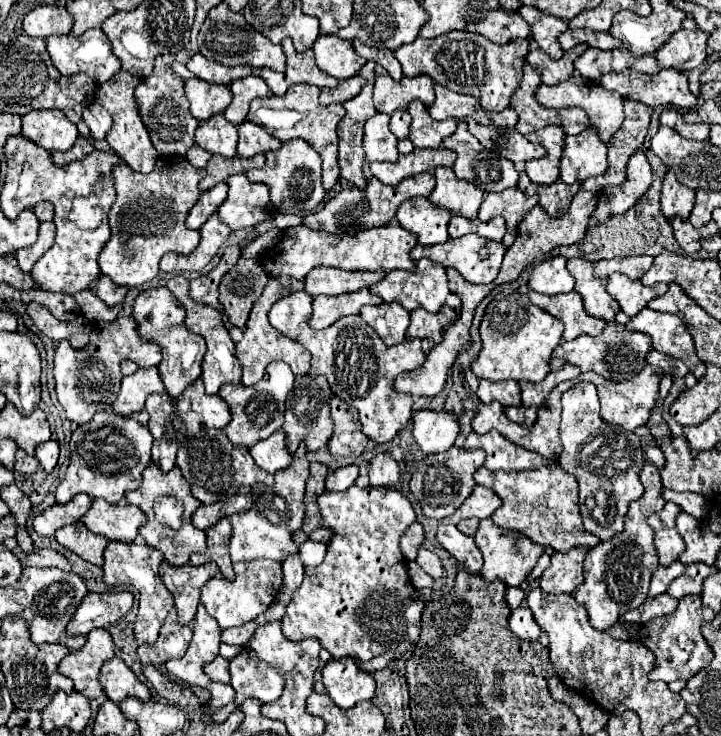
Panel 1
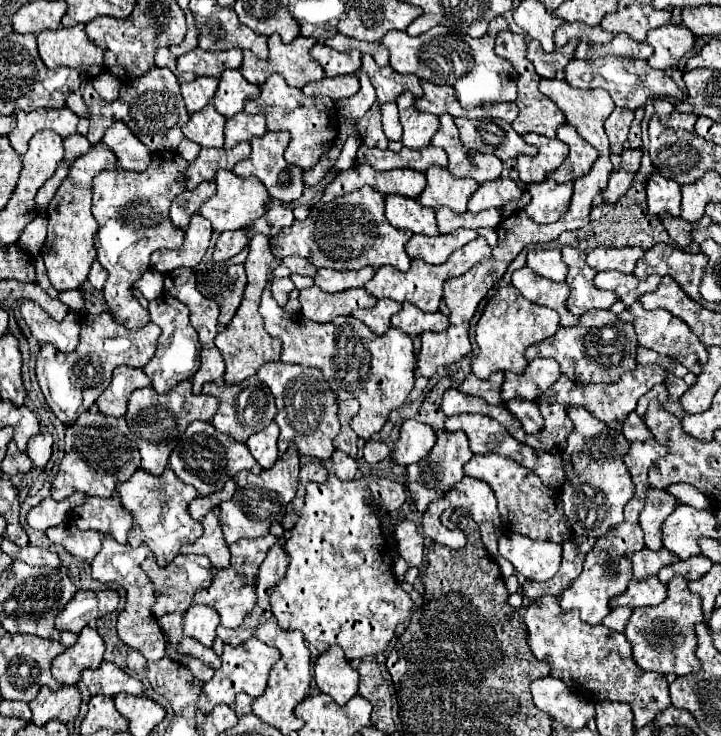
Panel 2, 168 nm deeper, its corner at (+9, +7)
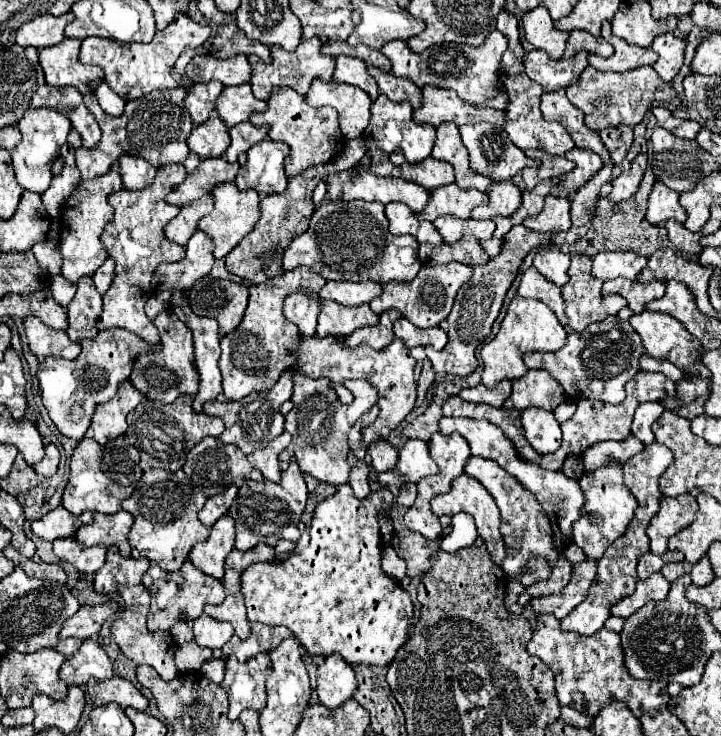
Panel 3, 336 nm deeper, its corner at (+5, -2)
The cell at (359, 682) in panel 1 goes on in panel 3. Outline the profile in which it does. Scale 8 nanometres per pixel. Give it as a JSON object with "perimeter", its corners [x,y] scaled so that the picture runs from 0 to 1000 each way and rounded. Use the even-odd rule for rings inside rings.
{"perimeter":[[[456,890],[440,906],[440,942],[451,961],[470,961],[492,939],[492,914],[470,890]]]}

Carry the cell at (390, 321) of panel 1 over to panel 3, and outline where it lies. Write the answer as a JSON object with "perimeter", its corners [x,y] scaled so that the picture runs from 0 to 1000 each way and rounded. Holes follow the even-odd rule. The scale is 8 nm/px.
{"perimeter":[[[540,420],[526,431],[526,439],[509,447],[495,447],[492,452],[481,455],[476,461],[479,471],[495,471],[495,469],[512,469],[517,474],[534,474],[545,463],[545,439],[556,431],[551,420]]]}

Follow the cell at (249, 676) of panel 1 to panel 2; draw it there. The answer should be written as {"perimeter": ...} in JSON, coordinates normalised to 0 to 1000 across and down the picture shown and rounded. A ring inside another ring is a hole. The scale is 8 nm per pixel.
{"perimeter":[[[345,867],[343,872],[337,872],[331,878],[312,875],[309,889],[307,889],[309,902],[307,902],[304,913],[298,913],[298,918],[282,929],[282,938],[273,951],[273,962],[279,967],[293,967],[301,957],[323,957],[326,943],[331,943],[331,940],[343,940],[348,948],[356,948],[368,938],[373,913],[384,897],[387,897],[387,883],[359,872],[354,867]]]}

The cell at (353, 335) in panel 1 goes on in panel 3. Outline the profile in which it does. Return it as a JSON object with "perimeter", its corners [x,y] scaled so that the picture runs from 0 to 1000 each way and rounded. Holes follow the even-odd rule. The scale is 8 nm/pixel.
{"perimeter":[[[440,455],[434,458],[417,458],[417,471],[415,471],[415,493],[412,504],[423,504],[429,512],[442,515],[454,512],[465,520],[476,520],[479,515],[506,515],[517,520],[526,531],[526,553],[528,561],[503,586],[503,599],[512,605],[528,594],[540,594],[540,588],[570,561],[576,553],[576,539],[578,539],[578,520],[573,515],[573,501],[576,501],[576,488],[567,480],[567,474],[559,469],[559,463],[545,461],[545,466],[537,469],[531,477],[520,477],[509,469],[498,469],[492,474],[481,474],[470,469],[467,458],[451,458],[442,461]]]}

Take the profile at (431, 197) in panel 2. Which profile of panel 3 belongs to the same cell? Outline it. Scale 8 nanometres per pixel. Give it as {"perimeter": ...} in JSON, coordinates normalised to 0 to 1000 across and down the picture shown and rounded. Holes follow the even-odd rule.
{"perimeter":[[[631,249],[620,254],[609,254],[598,260],[592,281],[578,292],[584,300],[603,300],[612,292],[628,292],[648,298],[662,279],[675,279],[675,262],[667,262],[662,257],[642,260]]]}

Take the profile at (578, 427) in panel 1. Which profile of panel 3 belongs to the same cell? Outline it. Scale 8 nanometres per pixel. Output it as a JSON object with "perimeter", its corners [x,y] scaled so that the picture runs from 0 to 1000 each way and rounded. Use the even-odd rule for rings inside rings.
{"perimeter":[[[847,629],[842,637],[831,637],[817,645],[811,643],[803,651],[803,659],[811,670],[811,689],[806,705],[795,711],[795,735],[811,749],[817,760],[828,762],[839,751],[839,746],[867,724],[883,692],[883,678],[864,659],[864,637],[859,629]]]}

